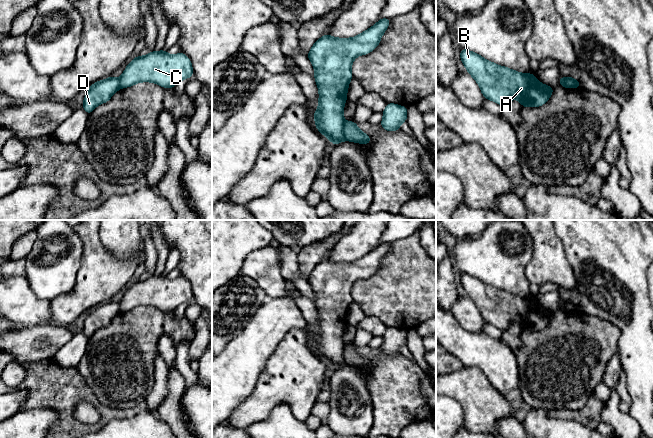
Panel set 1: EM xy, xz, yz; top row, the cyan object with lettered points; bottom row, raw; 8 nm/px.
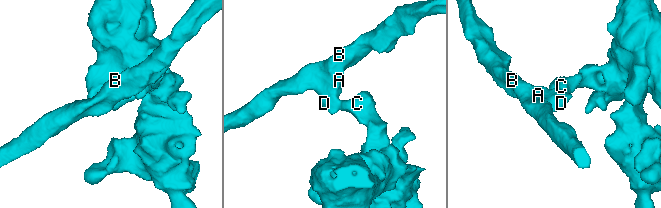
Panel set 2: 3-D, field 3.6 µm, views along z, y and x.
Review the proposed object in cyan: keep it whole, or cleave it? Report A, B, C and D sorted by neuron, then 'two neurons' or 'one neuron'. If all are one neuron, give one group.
A B D / C | two neurons

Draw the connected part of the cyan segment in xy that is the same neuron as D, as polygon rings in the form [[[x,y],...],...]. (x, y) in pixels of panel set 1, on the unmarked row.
[[[113,300],[95,306],[85,318],[83,333],[90,338],[98,329],[109,325],[120,312],[119,303]]]

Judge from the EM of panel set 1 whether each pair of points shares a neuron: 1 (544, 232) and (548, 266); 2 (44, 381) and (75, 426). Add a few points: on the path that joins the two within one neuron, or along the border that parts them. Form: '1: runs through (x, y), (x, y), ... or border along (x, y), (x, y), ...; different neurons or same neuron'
1: runs through (545, 240), (548, 248), (548, 258); same neuron
2: runs through (55, 392), (63, 400), (65, 415); same neuron

